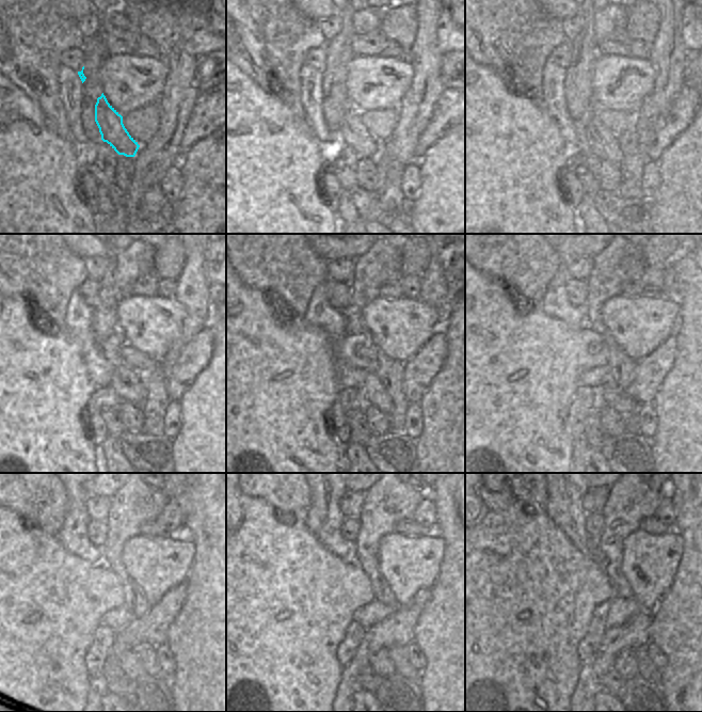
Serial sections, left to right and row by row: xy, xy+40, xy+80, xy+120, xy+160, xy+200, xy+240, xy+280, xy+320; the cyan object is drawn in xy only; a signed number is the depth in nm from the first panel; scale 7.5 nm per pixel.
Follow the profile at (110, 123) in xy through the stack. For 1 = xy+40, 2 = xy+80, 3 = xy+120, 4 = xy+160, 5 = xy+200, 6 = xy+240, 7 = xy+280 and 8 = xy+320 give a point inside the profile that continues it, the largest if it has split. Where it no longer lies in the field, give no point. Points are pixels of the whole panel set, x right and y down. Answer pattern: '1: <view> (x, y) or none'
1: xy+40 (354, 133)
2: xy+80 (600, 141)
3: xy+120 (125, 381)
4: xy+160 (371, 392)
5: xy+200 (610, 395)
6: xy+240 (148, 651)
7: xy+280 (398, 654)
8: xy+320 (648, 670)

